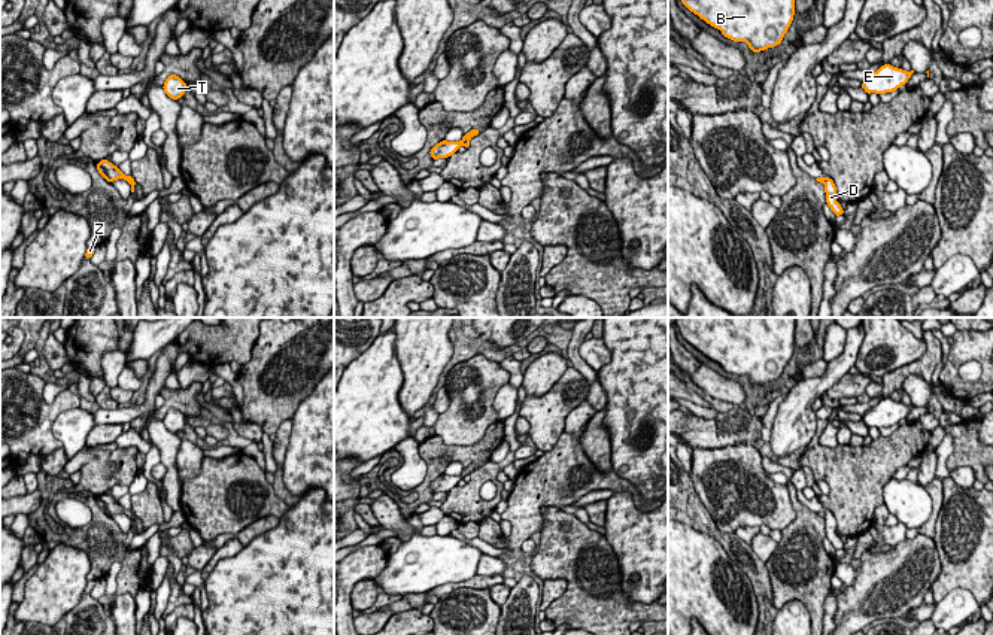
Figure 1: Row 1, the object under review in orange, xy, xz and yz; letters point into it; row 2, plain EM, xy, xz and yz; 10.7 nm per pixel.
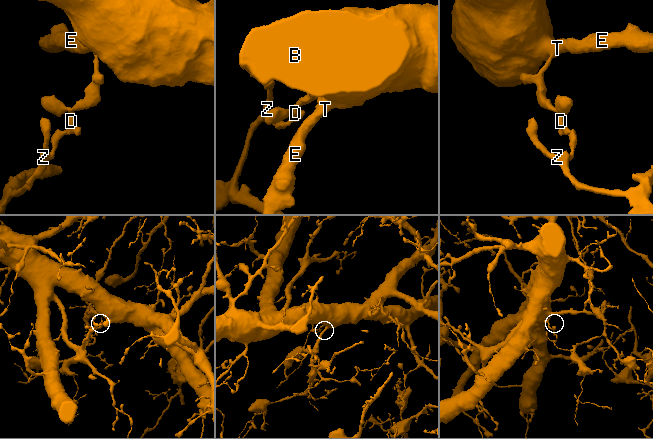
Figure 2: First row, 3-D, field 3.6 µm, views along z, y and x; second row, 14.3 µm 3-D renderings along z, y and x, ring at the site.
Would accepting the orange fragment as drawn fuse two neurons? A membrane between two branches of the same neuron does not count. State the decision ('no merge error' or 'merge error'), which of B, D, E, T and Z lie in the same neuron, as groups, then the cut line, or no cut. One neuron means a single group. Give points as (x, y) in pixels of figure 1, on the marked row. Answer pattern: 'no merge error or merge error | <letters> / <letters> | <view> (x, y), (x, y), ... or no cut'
merge error | B E T / D Z | xz (468, 139), (462, 143)

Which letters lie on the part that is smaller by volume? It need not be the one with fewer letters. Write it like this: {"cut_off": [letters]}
{"cut_off": ["D", "Z"]}

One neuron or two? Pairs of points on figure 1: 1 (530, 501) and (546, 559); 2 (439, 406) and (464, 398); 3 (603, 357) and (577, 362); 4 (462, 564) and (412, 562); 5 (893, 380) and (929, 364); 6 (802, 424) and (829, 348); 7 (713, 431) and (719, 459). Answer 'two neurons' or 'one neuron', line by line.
1: two neurons
2: two neurons
3: two neurons
4: one neuron
5: one neuron
6: two neurons
7: two neurons

